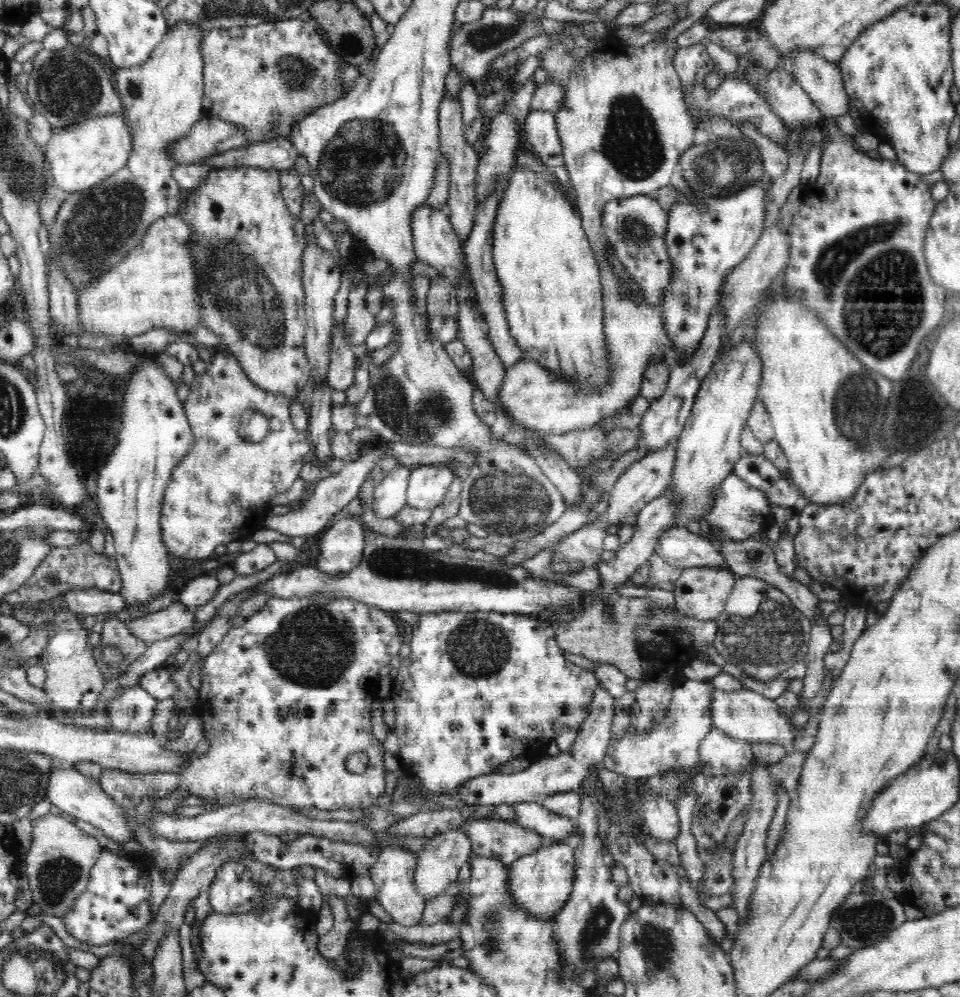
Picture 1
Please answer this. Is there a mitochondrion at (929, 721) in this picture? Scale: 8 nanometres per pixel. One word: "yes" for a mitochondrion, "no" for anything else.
no

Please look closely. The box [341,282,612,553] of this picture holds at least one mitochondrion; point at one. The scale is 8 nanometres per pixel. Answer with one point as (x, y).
(507, 501)

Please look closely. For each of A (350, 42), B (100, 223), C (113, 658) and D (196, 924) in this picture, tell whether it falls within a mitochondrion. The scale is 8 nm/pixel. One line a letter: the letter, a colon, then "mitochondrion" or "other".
A: mitochondrion
B: mitochondrion
C: mitochondrion
D: other

